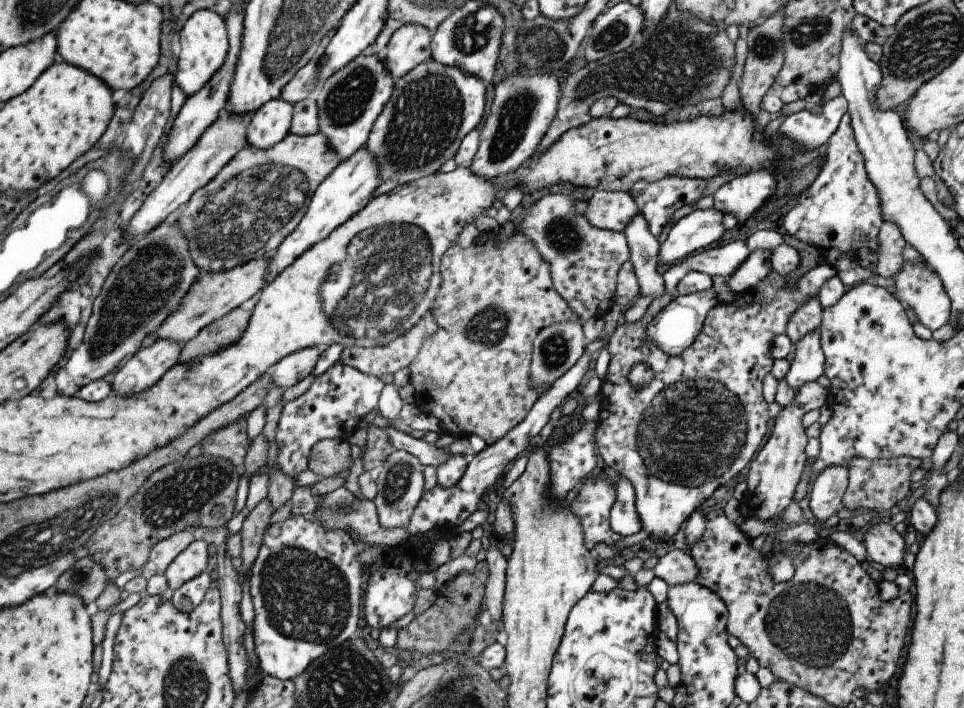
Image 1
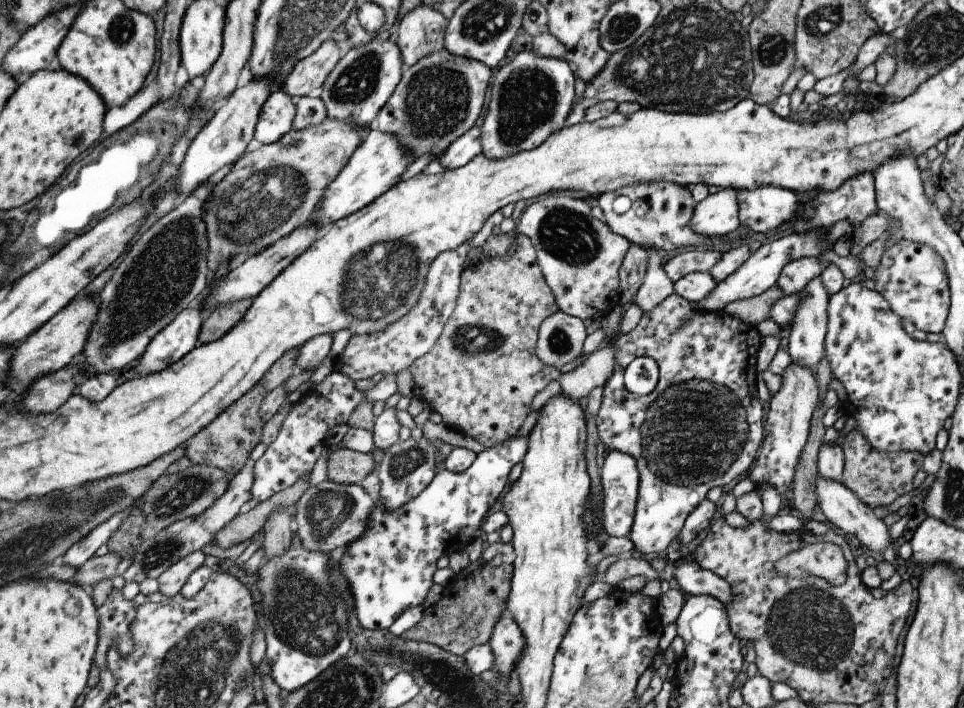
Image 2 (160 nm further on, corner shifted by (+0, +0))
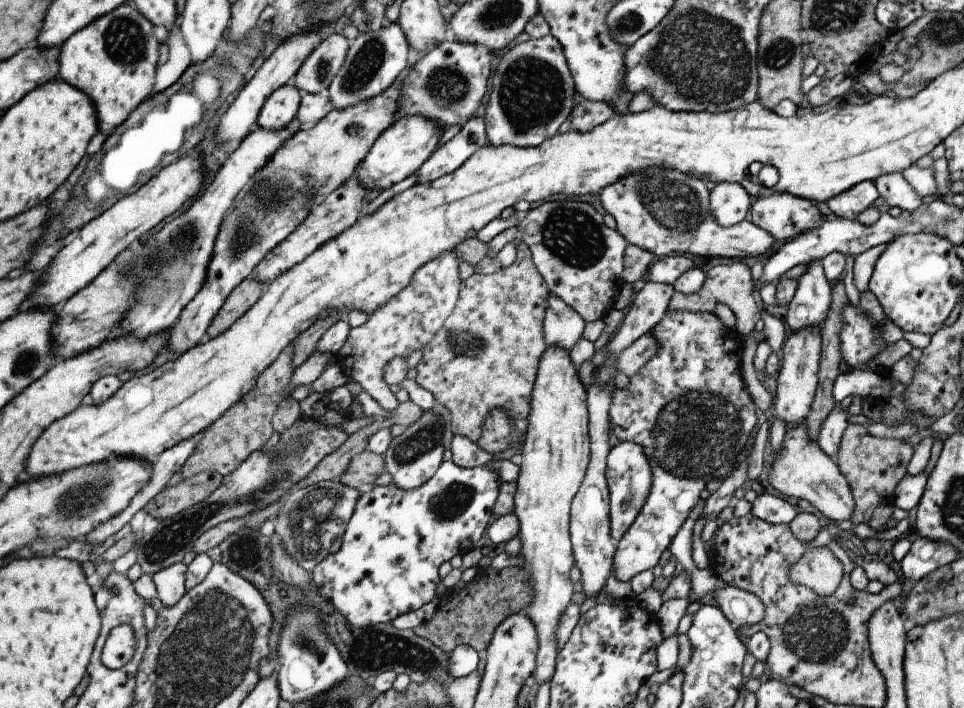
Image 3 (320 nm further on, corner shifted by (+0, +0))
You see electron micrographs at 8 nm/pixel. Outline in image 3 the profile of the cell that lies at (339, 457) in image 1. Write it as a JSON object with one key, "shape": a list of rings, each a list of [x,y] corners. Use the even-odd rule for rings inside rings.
{"shape":[[[361,451],[348,464],[347,470],[339,477],[345,486],[361,490],[375,482],[384,470],[384,458],[371,451]]]}

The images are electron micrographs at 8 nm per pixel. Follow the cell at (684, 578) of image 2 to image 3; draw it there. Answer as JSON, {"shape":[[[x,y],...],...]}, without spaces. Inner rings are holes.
{"shape":[[[730,585],[715,591],[707,600],[717,604],[733,628],[757,624],[764,617],[760,598]]]}

